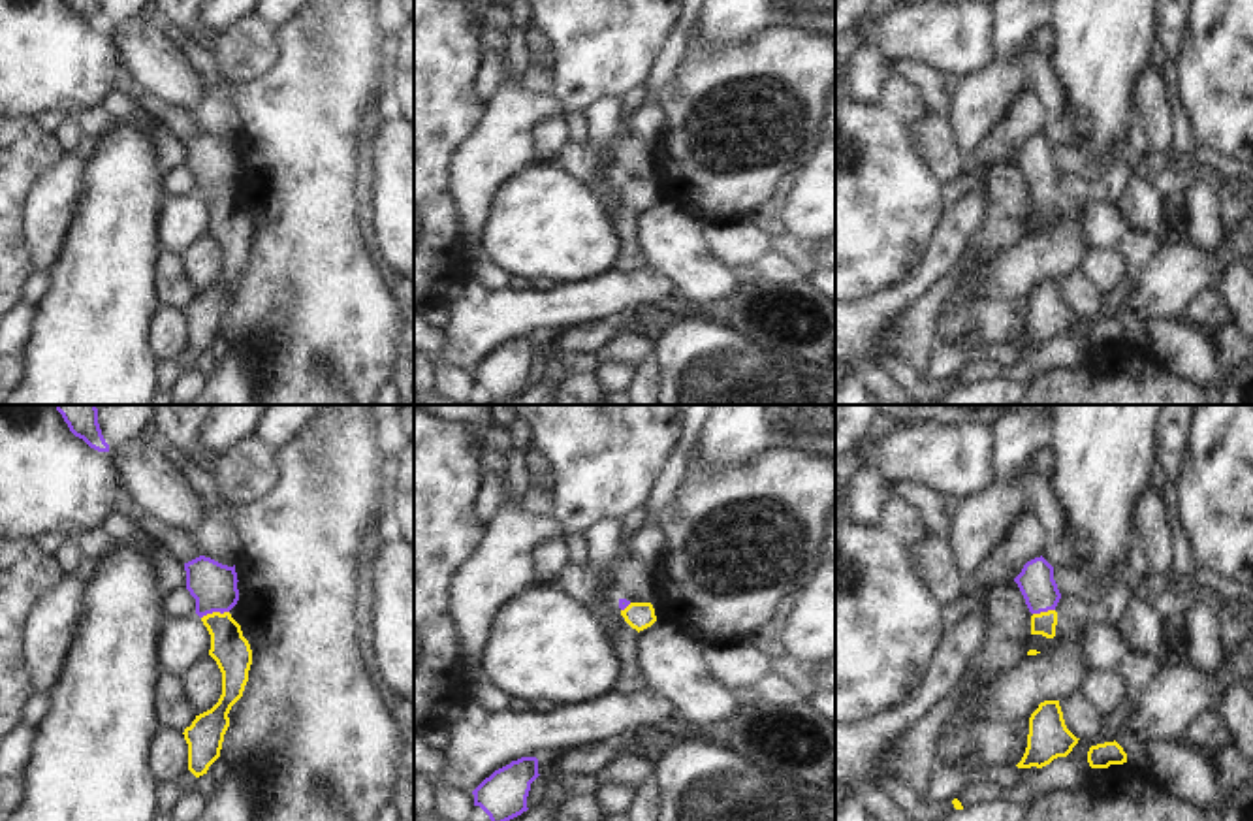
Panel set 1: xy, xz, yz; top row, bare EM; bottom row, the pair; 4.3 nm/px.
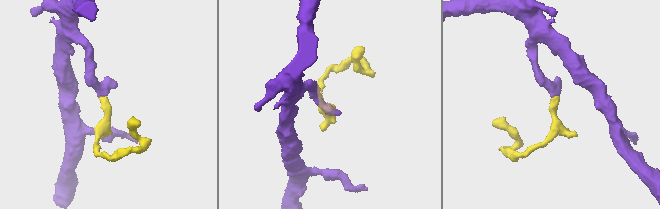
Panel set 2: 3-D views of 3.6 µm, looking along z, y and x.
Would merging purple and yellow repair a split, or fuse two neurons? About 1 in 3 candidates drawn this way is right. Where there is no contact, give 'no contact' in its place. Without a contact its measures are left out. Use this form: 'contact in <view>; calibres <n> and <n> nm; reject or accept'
contact in xy; calibres 200 and 160 nm; accept

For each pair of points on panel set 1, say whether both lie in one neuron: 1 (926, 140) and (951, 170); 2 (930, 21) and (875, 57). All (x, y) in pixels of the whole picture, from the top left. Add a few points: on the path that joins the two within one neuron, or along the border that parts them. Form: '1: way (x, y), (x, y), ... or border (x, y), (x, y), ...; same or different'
1: way (934, 147), (947, 162); same
2: way (917, 32), (900, 32), (888, 44); same

